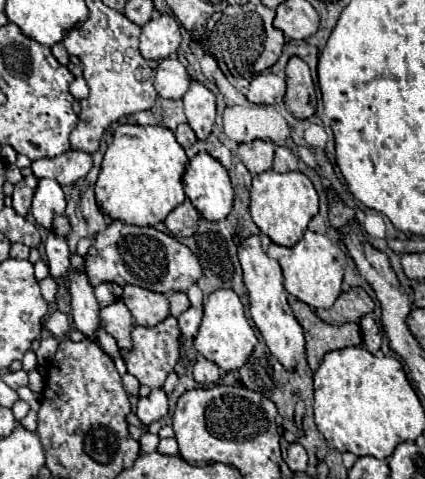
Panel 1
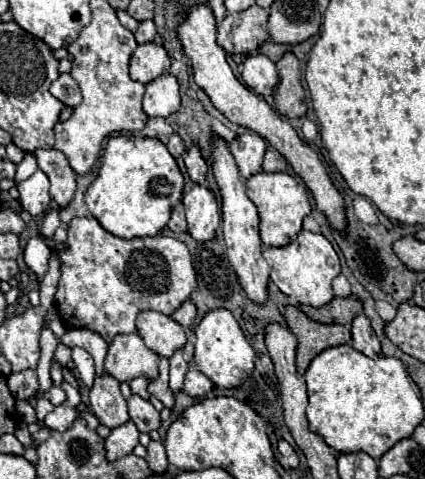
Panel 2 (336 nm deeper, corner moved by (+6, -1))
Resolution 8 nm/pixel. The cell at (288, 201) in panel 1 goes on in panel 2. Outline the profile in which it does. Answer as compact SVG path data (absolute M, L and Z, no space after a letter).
M257 173L247 179L247 195L257 205L261 217L261 241L269 247L285 247L297 239L303 219L311 213L309 195L303 183L287 173Z

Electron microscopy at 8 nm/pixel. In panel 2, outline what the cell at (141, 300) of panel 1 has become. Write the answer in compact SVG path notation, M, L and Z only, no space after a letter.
M141 311L137 317L137 329L145 345L161 357L171 357L187 343L185 329L171 317L157 311Z

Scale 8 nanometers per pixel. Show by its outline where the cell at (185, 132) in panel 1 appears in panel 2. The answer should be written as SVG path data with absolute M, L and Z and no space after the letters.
M173 133L173 137L169 139L167 149L169 149L169 153L171 153L175 159L177 159L177 157L181 157L181 155L185 153L185 145L183 145L183 141L181 141L181 137L179 137L177 133Z

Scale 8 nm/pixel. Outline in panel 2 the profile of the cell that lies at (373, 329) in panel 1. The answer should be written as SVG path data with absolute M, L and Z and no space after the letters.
M357 315L353 319L353 347L361 353L365 353L367 357L379 357L381 355L381 345L379 345L379 339L375 337L373 329L371 329L371 323L365 315Z

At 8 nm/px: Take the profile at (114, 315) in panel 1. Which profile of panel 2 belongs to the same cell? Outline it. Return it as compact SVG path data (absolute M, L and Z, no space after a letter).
M137 333L117 335L105 357L105 371L119 383L129 383L137 377L155 381L159 375L159 357L153 353Z

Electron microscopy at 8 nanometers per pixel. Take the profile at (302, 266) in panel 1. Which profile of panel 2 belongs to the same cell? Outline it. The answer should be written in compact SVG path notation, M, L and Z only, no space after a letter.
M301 231L299 237L285 247L267 247L263 251L265 261L271 265L271 281L287 295L297 299L301 305L321 307L333 299L333 277L339 275L341 265L333 245L321 235L311 231Z

